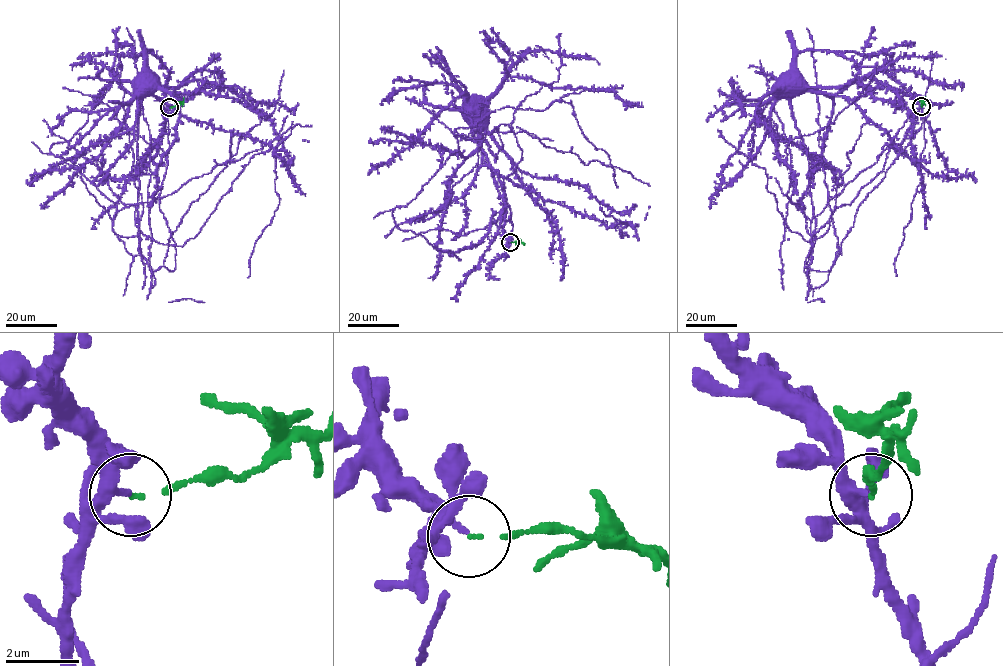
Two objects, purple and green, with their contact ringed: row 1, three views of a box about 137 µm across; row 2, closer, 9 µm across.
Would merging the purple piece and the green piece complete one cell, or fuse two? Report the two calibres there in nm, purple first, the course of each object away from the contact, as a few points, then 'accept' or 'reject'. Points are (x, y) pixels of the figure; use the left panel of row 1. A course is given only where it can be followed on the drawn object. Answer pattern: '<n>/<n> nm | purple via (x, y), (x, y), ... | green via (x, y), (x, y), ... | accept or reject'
220/70 nm | purple via (169, 107), (164, 92), (169, 72), (152, 51), (144, 50), (144, 87) | green via (169, 107), (182, 103), (184, 97) | reject

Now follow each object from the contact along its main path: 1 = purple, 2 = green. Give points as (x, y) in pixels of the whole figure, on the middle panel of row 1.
1: (510, 242), (503, 228), (504, 199), (473, 135), (471, 107), (473, 104)
2: (510, 242), (524, 245)

